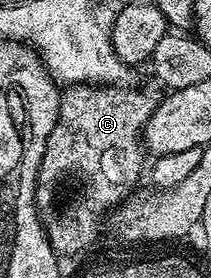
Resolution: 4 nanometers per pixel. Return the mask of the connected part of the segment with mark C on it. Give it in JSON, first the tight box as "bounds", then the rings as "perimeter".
{"bounds":[34,83,159,255],"perimeter":[[[79,83],[61,90],[56,127],[52,127],[52,135],[48,135],[44,159],[40,159],[38,168],[34,206],[38,209],[38,218],[42,221],[42,229],[46,232],[50,246],[59,255],[82,253],[97,239],[102,229],[102,212],[121,205],[139,188],[138,180],[141,177],[143,180],[144,166],[147,164],[147,154],[140,138],[159,103],[159,90],[117,89],[114,85],[94,84],[98,83]]]}

